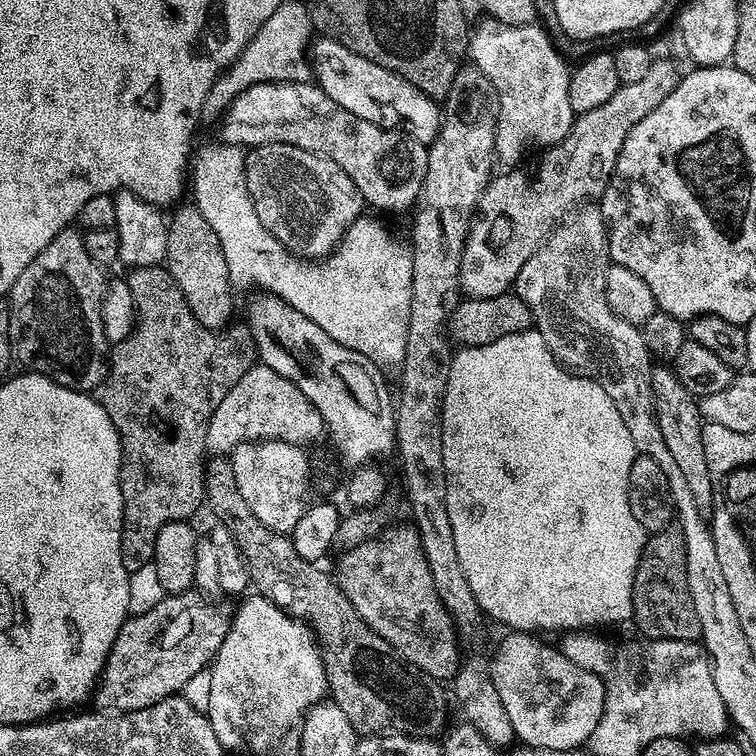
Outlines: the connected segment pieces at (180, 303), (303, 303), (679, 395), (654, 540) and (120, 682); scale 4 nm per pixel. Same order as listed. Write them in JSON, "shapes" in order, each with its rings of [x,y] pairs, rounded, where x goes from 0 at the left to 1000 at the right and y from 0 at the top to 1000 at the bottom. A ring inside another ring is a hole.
{"shapes":[[[[212,349],[176,354],[167,369],[175,397],[180,401],[183,422],[165,450],[147,456],[143,495],[124,522],[135,542],[146,548],[146,558],[151,558],[159,587],[169,587],[169,603],[175,603],[175,608],[180,608],[180,603],[190,603],[190,593],[217,593],[217,603],[222,603],[222,593],[228,593],[233,582],[243,582],[243,587],[233,587],[233,593],[243,593],[243,603],[249,603],[249,614],[254,614],[243,630],[254,630],[254,635],[259,635],[259,630],[272,630],[272,619],[259,619],[259,614],[272,614],[270,581],[275,573],[275,554],[283,542],[288,542],[288,532],[299,526],[310,505],[315,505],[315,500],[320,500],[336,480],[333,435],[323,426],[308,427],[292,439],[263,429],[241,384],[235,384],[221,353]],[[222,571],[228,571],[228,587],[222,587]]],[[[286,188],[282,196],[270,196],[265,208],[251,217],[251,254],[255,254],[261,278],[278,294],[283,310],[288,310],[288,320],[294,320],[294,336],[299,336],[299,352],[304,357],[304,373],[313,381],[328,381],[339,374],[344,384],[365,392],[402,415],[415,426],[415,431],[426,431],[442,452],[489,474],[504,489],[528,488],[532,481],[528,470],[519,471],[519,464],[532,455],[532,442],[538,440],[542,421],[542,394],[545,393],[545,345],[522,323],[513,317],[508,302],[497,291],[491,291],[487,283],[478,283],[463,298],[458,310],[450,316],[433,341],[405,344],[382,333],[341,294],[341,283],[336,278],[336,267],[331,262],[331,251],[325,246],[323,229],[321,194],[311,190]]],[[[884,484],[864,485],[862,522],[868,532],[870,569],[876,569],[876,585],[881,585],[881,591],[885,593],[894,615],[901,619],[913,653],[918,653],[918,669],[926,677],[940,679],[942,639],[939,638],[939,622],[934,616],[934,594],[929,591],[931,561],[922,525],[915,524],[913,516],[907,516],[907,511],[902,511],[902,505],[897,505],[893,492]]],[[[885,696],[864,704],[853,713],[852,726],[841,750],[836,776],[836,820],[848,831],[853,843],[864,847],[926,847],[923,807],[918,807],[918,791],[913,791],[913,770],[907,770],[907,717],[898,697]]],[[[259,780],[222,786],[214,796],[193,807],[193,812],[171,813],[156,833],[156,844],[151,844],[151,854],[124,911],[124,926],[134,931],[128,931],[134,938],[153,944],[188,939],[210,926],[221,926],[225,921],[242,917],[246,902],[251,902],[257,892],[271,888],[279,880],[302,837],[304,815],[291,804],[270,799],[269,792],[271,790]]]]}

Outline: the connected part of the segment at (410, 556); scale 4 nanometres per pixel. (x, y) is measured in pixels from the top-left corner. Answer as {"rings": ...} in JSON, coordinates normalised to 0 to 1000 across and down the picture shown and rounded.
{"rings":[[[525,692],[507,706],[481,714],[460,729],[451,729],[447,738],[450,747],[446,749],[443,761],[447,763],[450,779],[455,782],[458,791],[463,791],[468,807],[474,807],[484,828],[489,828],[489,833],[516,849],[516,854],[560,893],[578,902],[597,901],[611,877],[607,852],[610,848],[597,812],[590,807],[585,791],[579,791],[579,780],[574,780],[574,765],[569,762],[569,749],[558,728],[556,705],[549,697],[544,692]]]}

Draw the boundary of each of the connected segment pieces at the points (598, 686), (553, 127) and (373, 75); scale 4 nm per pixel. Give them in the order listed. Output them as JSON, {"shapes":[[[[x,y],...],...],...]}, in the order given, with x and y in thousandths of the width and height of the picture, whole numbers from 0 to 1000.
{"shapes":[[[[681,833],[671,840],[657,854],[656,869],[649,869],[648,882],[659,923],[664,923],[664,934],[669,934],[669,950],[675,950],[675,960],[683,967],[683,979],[700,989],[766,991],[766,984],[769,988],[776,980],[799,943],[799,903],[780,886],[770,886],[770,881],[754,876],[739,856],[718,852],[713,840]]],[[[649,24],[638,26],[620,44],[619,74],[631,90],[648,103],[659,124],[661,155],[656,163],[656,206],[667,212],[683,212],[693,201],[697,190],[741,190],[754,177],[759,149],[754,140],[753,86],[739,65],[730,57],[725,44],[709,32],[671,33],[660,32]]],[[[434,48],[414,52],[410,58],[410,90],[422,116],[470,155],[495,161],[503,169],[530,173],[562,193],[582,176],[585,143],[573,128],[553,119],[553,114],[537,103],[489,82],[489,77],[479,77],[479,71],[458,66],[452,56],[442,56]]]]}

